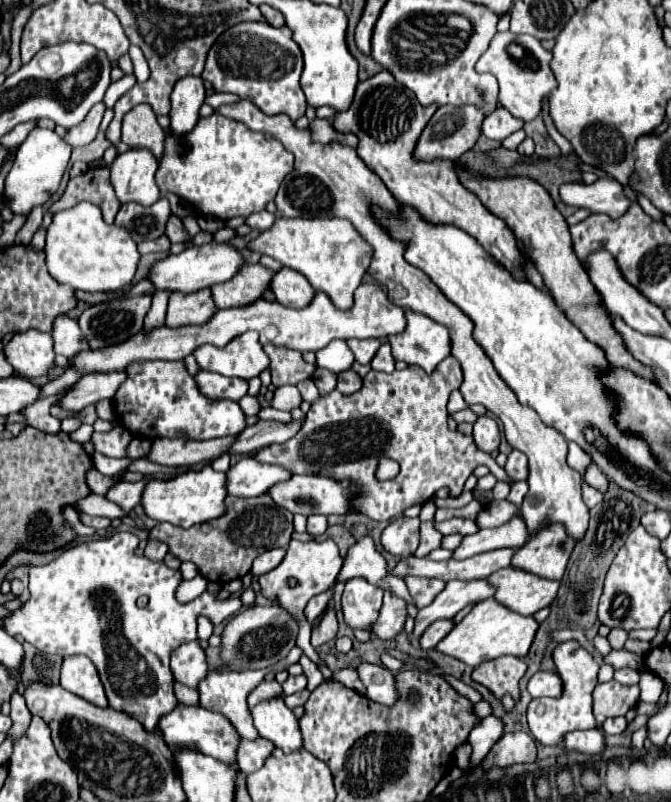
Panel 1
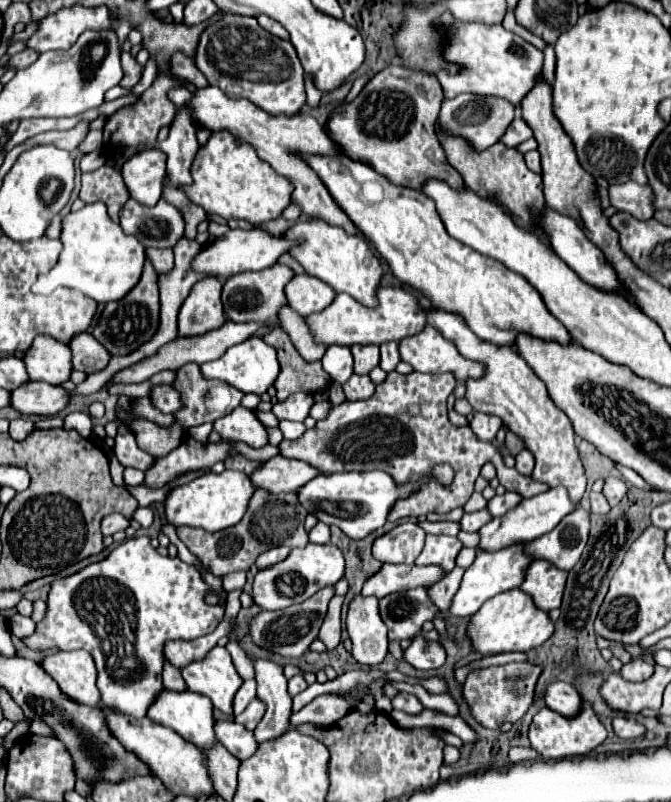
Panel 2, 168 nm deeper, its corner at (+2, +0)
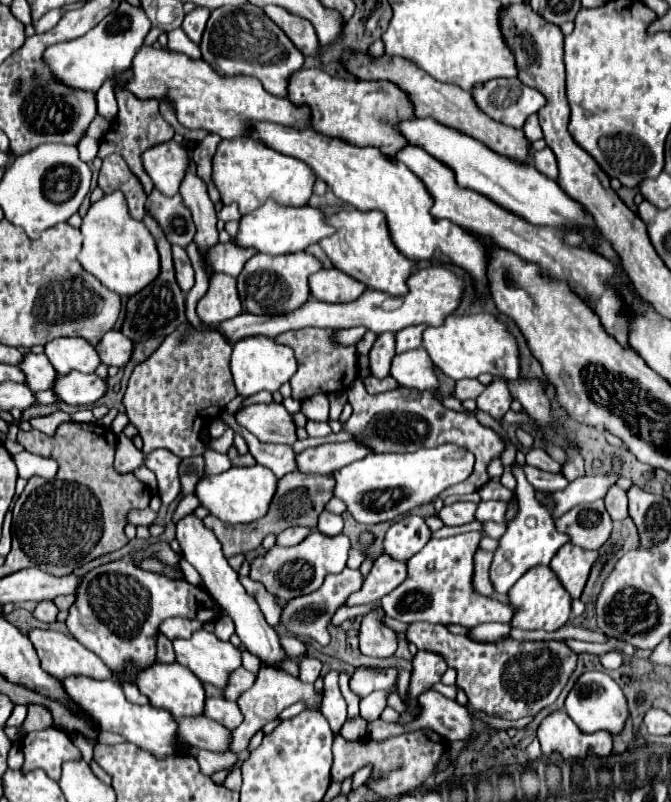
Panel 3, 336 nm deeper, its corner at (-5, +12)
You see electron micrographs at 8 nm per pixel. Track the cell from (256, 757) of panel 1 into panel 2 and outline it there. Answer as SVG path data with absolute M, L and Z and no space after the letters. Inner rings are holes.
M233 719L217 721L215 735L217 735L217 741L241 761L249 759L259 747L259 743L253 737L253 731L245 729L243 725L237 725Z

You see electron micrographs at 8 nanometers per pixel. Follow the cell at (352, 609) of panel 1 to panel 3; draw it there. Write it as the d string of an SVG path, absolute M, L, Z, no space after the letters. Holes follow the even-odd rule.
M376 609L362 619L362 627L360 627L362 655L386 659L386 657L392 657L396 653L396 647L398 647L396 633L380 623L382 615L384 615L384 611Z

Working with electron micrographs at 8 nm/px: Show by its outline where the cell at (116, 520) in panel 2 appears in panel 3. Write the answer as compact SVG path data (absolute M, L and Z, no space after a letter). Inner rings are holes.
M142 509L142 511L132 511L128 513L128 521L134 523L134 525L152 525L156 521L158 513L154 513L152 509Z

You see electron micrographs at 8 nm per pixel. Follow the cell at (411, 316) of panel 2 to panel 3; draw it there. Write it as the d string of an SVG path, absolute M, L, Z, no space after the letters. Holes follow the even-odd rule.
M424 267L417 269L408 278L408 295L404 297L392 297L382 291L372 291L367 289L355 301L348 303L324 303L314 297L310 297L304 307L300 307L296 313L288 313L284 317L280 315L254 315L254 313L242 313L240 317L234 317L232 321L224 321L224 325L218 323L218 329L228 335L230 341L240 341L244 337L254 337L254 335L264 335L264 337L278 337L284 331L296 331L304 327L332 327L332 329L346 329L362 325L374 333L384 333L384 331L400 331L410 325L432 325L438 327L444 323L448 315L456 311L460 305L460 299L464 295L466 283L456 277L450 269L446 267Z

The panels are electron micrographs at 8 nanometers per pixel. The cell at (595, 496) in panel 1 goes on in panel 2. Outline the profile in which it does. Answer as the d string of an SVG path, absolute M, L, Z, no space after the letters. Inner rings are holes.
M591 493L589 499L591 499L591 513L599 513L601 515L601 513L607 513L611 509L603 493Z

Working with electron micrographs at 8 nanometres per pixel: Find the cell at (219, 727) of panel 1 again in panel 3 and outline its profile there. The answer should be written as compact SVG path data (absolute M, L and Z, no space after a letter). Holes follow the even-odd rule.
M152 663L146 669L136 669L134 673L134 683L140 689L140 693L144 693L150 703L154 707L162 707L166 711L170 711L172 715L180 717L180 713L202 713L204 711L204 687L202 683L196 679L196 675L192 675L188 669L184 669L184 665L180 663Z

